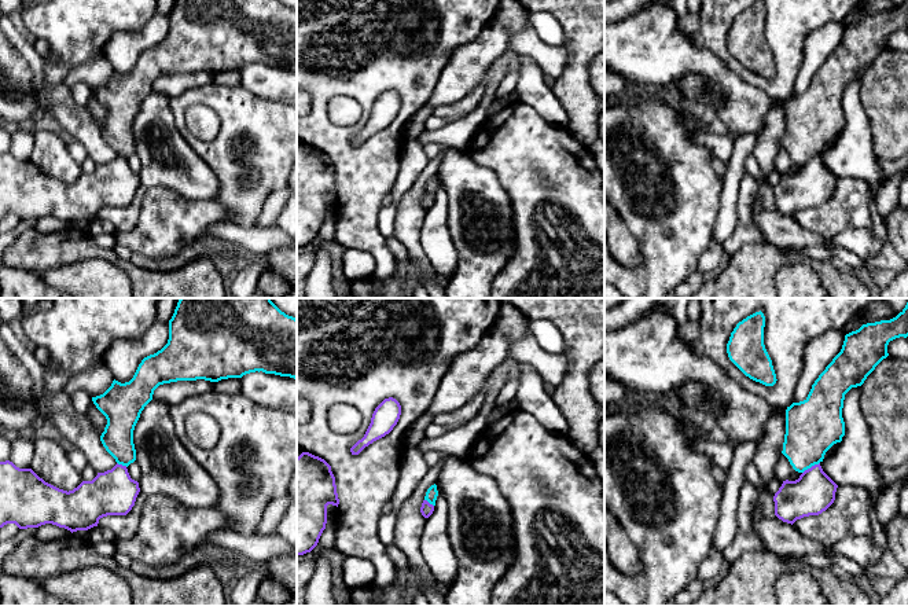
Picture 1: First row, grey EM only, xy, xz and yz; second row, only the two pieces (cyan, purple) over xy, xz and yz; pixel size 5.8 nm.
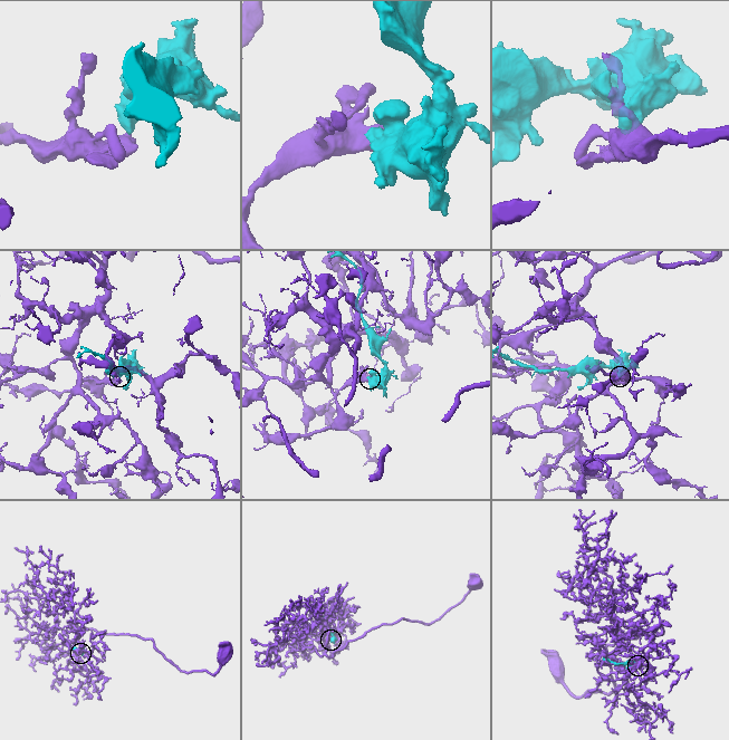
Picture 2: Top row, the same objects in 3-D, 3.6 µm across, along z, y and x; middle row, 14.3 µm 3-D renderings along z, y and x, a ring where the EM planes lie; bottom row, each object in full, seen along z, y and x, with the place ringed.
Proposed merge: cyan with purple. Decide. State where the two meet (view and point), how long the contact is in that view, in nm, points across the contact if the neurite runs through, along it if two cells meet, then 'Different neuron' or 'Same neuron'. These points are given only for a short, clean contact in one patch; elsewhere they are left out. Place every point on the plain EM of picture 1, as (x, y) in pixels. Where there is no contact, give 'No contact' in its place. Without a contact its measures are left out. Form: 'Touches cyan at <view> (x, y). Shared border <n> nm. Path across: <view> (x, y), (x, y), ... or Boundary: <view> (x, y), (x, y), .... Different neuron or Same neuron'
Touches cyan at yz (811, 158). Shared border 120 nm. Boundary: yz (819, 154), (802, 165). Different neuron

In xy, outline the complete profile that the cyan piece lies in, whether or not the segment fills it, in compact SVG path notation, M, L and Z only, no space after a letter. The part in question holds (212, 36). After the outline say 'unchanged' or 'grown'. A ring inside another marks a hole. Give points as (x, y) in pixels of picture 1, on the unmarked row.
M176 0L169 12L168 36L144 49L129 74L114 71L103 87L92 89L107 111L100 133L118 157L128 159L136 153L135 118L159 77L196 71L218 74L256 63L297 71L295 10L279 0Z | unchanged

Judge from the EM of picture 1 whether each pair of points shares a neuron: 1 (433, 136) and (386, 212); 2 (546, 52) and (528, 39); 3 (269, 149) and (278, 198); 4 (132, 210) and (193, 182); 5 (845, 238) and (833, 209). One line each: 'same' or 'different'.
1: different
2: same
3: different
4: same
5: different

